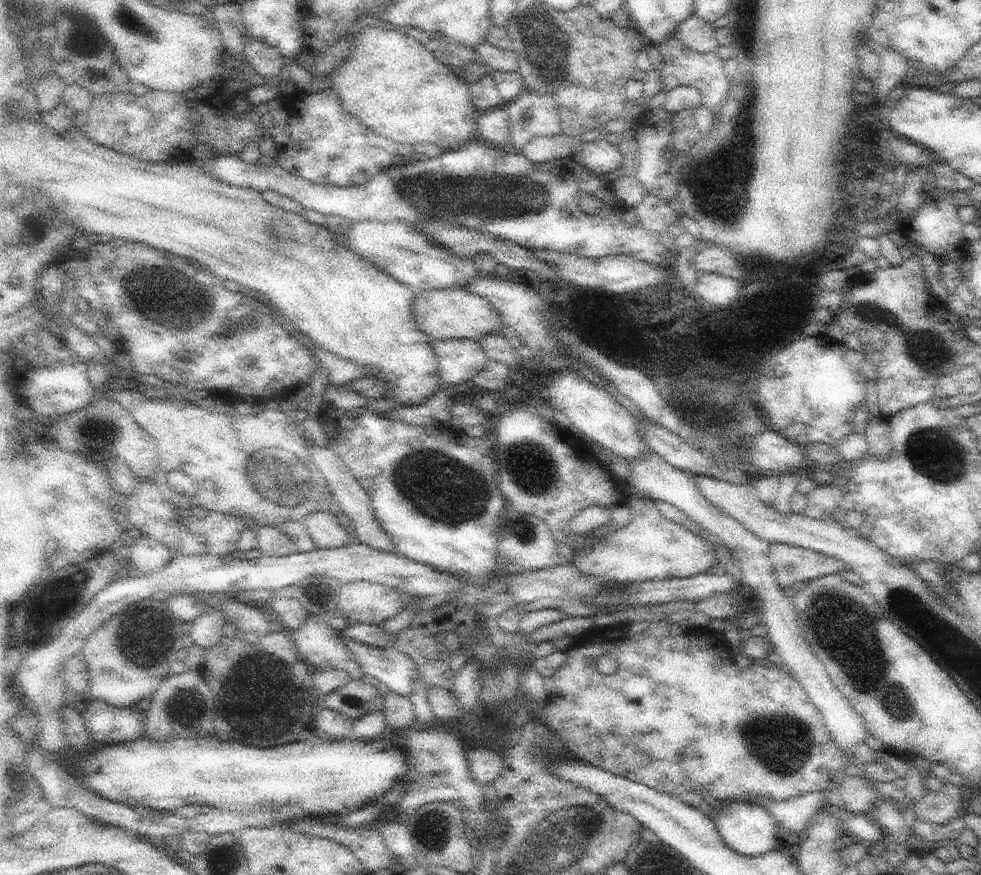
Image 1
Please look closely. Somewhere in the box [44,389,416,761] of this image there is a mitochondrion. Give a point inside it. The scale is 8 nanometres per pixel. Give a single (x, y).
(265, 470)

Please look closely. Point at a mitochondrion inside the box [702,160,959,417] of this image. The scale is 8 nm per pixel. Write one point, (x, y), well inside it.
(927, 351)

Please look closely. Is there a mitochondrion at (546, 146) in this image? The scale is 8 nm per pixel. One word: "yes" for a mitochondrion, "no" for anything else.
no

